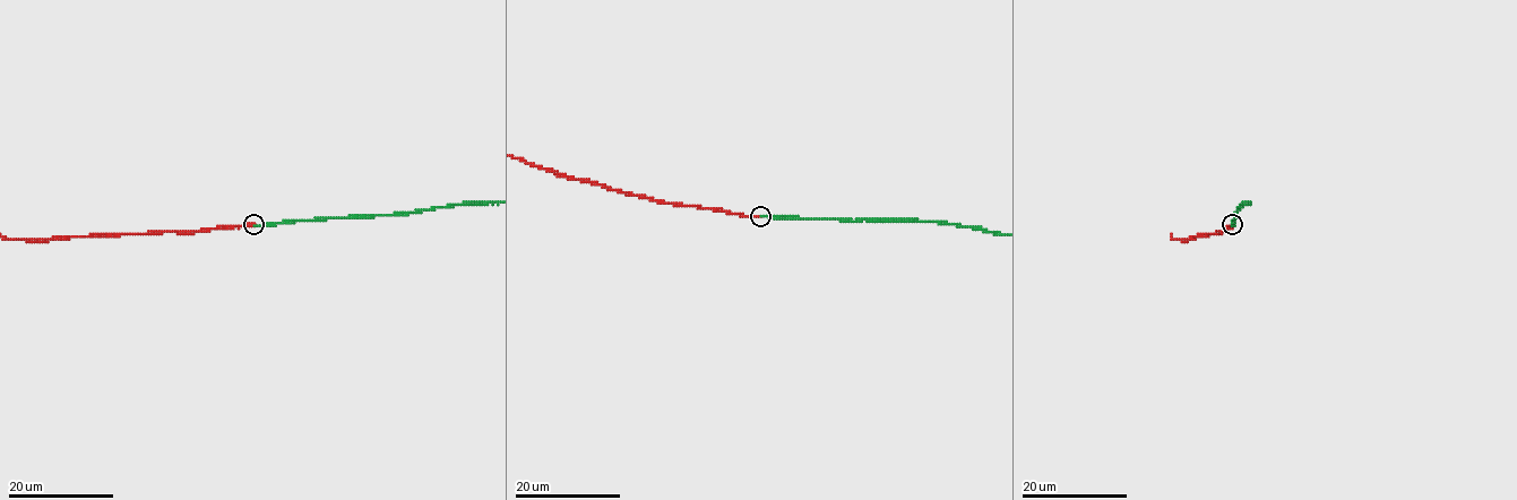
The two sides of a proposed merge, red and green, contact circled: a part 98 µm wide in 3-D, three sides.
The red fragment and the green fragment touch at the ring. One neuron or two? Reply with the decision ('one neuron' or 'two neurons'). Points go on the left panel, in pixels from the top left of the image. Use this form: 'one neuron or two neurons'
two neurons

